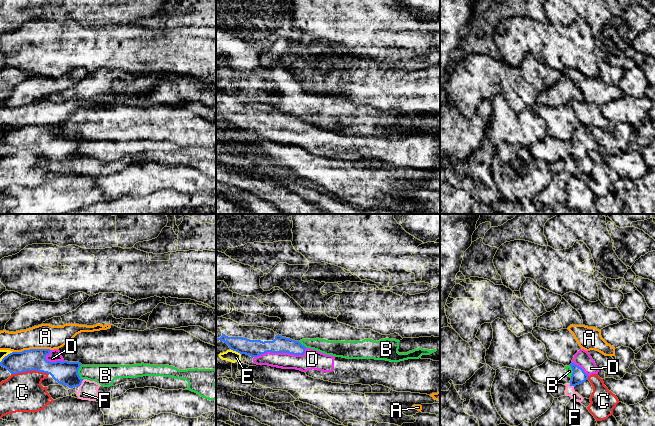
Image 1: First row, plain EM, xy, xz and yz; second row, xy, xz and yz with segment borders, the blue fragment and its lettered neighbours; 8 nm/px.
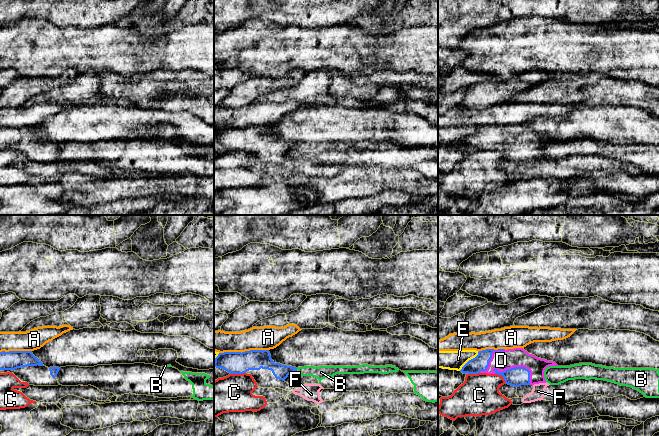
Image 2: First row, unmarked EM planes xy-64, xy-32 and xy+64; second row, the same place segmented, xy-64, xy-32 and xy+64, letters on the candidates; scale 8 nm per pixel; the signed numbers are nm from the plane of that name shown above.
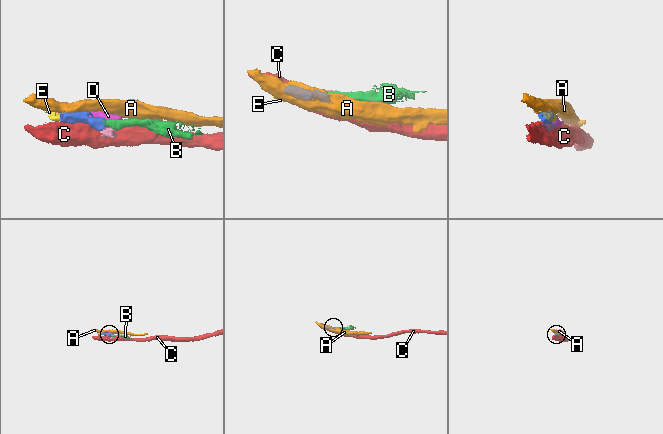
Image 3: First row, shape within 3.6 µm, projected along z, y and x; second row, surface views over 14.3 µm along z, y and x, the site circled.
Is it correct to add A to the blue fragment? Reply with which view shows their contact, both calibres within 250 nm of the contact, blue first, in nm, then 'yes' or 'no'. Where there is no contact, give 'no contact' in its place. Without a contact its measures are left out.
contact in xy; calibres 180 and 200 nm; no

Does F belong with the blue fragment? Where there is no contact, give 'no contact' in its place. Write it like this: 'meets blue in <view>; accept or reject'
meets blue in xy; reject

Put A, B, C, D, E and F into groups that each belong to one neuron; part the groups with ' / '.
A / B / C / D / E / F

